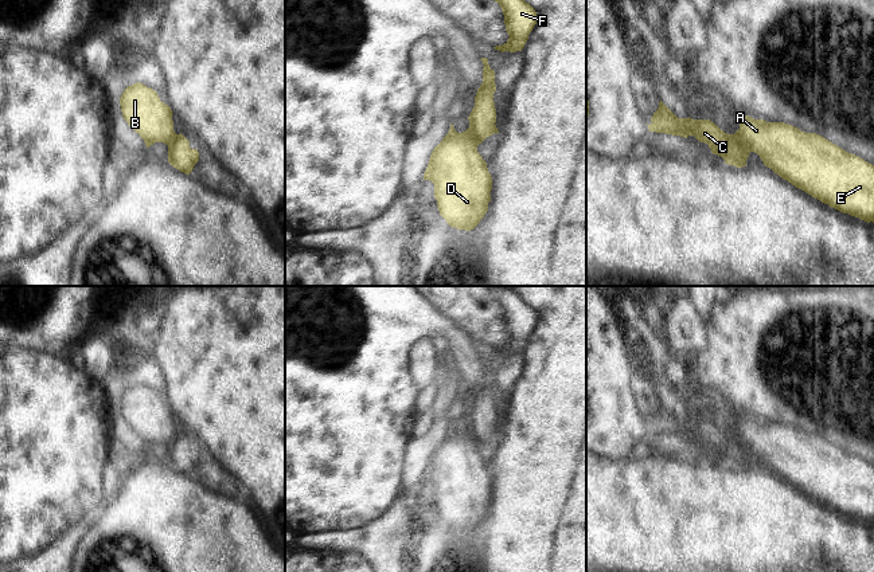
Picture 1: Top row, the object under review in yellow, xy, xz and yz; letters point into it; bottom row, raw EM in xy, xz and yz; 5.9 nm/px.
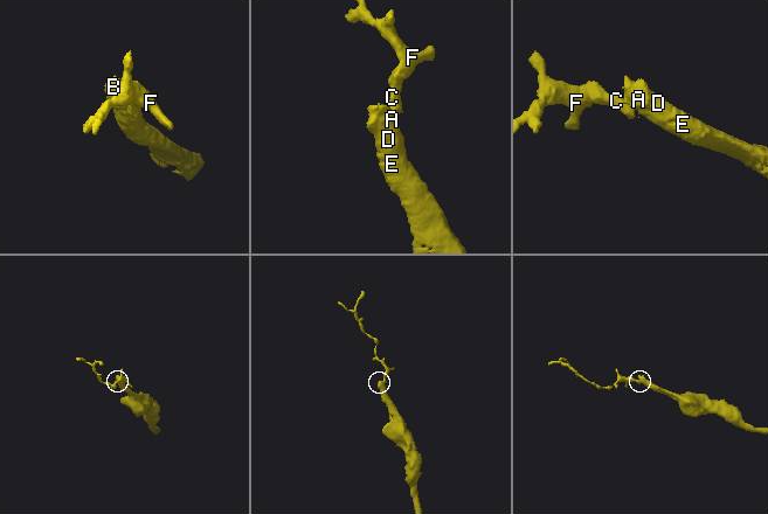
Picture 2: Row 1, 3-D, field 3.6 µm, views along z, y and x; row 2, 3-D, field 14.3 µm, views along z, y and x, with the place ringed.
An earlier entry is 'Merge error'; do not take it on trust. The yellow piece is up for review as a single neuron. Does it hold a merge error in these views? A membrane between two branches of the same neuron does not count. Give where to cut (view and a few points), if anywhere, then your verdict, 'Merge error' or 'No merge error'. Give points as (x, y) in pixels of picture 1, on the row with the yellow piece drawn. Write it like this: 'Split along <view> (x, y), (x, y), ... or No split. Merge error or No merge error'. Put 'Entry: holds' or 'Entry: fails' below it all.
Split along yz (732, 134), (752, 151). Merge error.
Entry: holds

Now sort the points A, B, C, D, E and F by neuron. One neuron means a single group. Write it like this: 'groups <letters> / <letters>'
groups A B D E / C F

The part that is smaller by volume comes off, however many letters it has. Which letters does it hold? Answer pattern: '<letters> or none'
C, F

